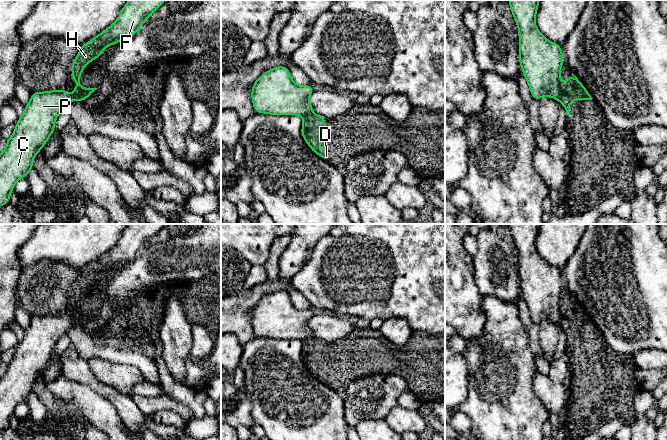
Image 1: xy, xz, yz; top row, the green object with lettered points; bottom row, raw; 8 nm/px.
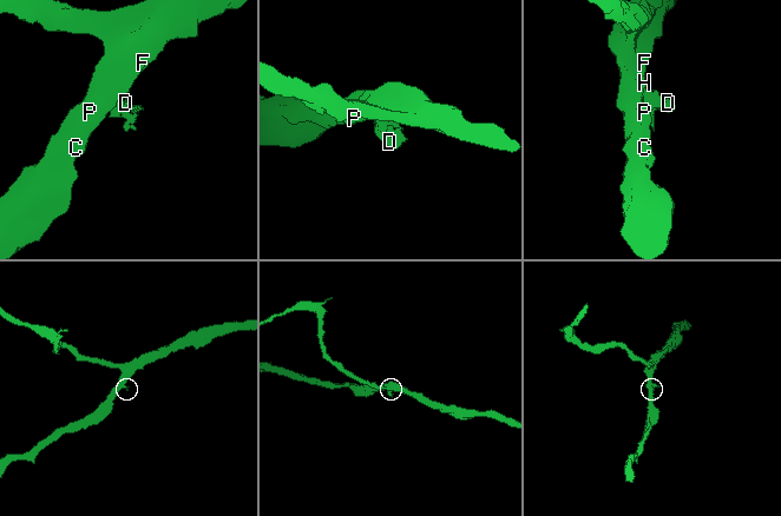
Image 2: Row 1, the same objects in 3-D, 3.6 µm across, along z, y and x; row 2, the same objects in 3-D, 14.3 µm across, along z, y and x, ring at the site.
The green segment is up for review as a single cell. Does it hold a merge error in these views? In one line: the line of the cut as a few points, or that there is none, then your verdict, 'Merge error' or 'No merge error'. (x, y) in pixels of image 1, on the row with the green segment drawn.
Split along xy (81, 87), (79, 101). Merge error

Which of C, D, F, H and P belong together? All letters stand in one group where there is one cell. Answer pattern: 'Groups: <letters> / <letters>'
Groups: C F H P / D

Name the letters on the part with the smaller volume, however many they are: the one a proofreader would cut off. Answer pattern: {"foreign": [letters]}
{"foreign": ["D"]}

